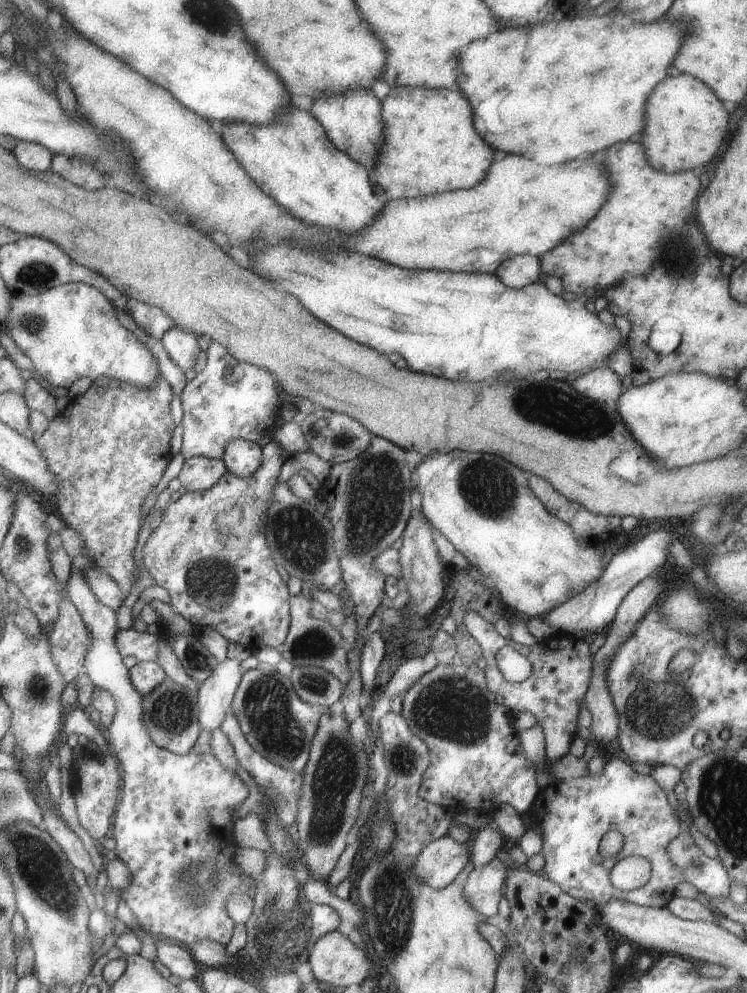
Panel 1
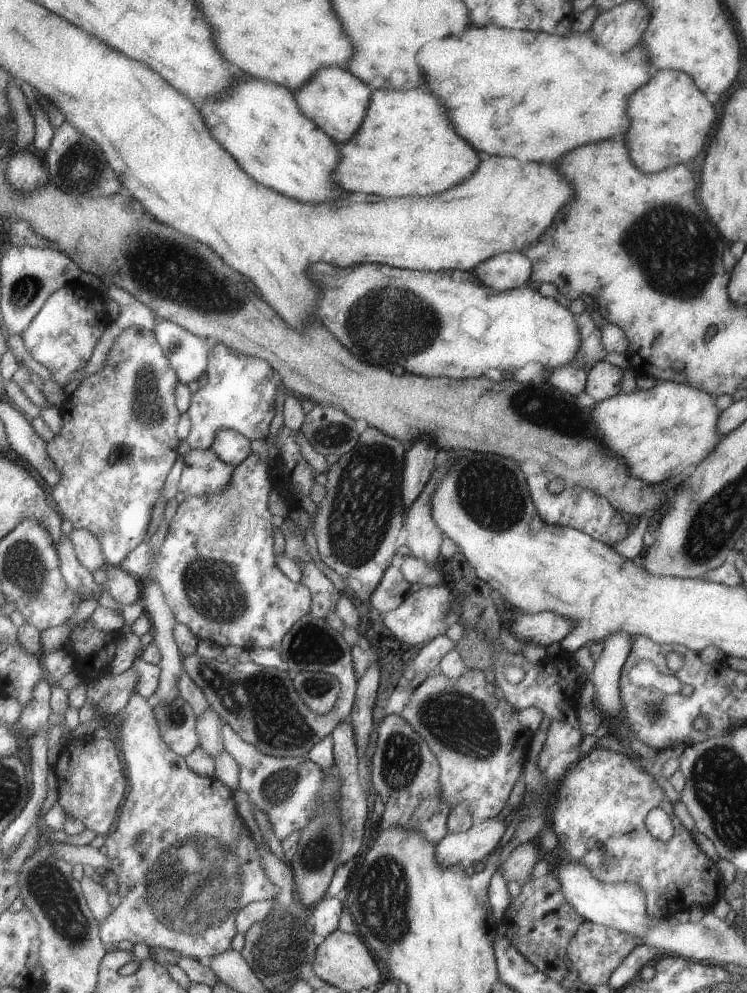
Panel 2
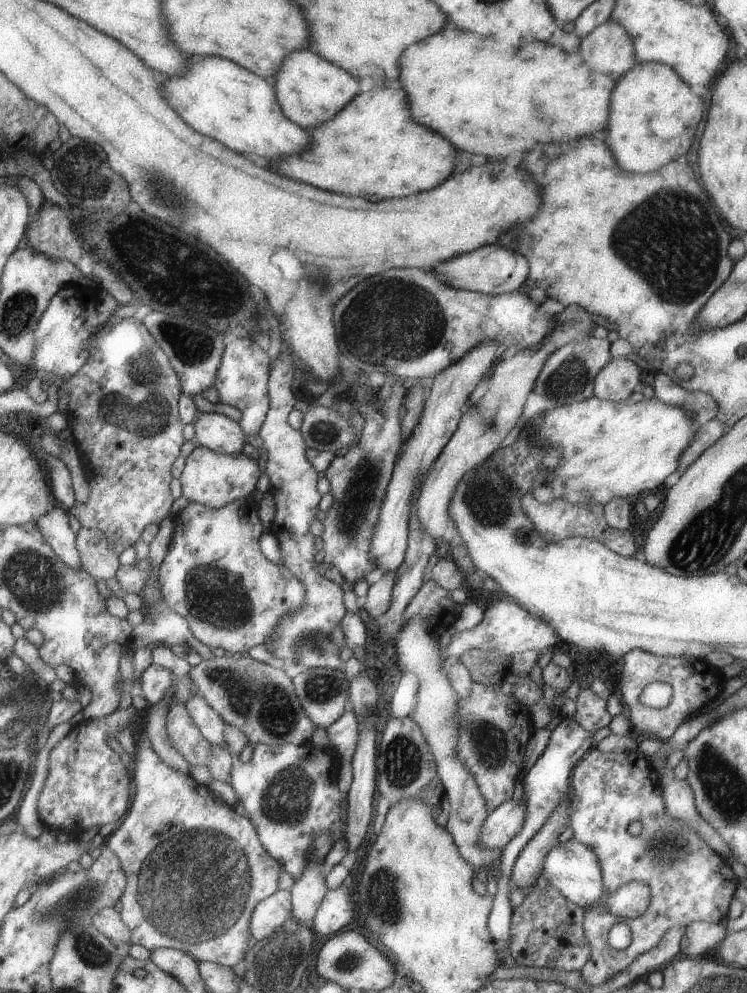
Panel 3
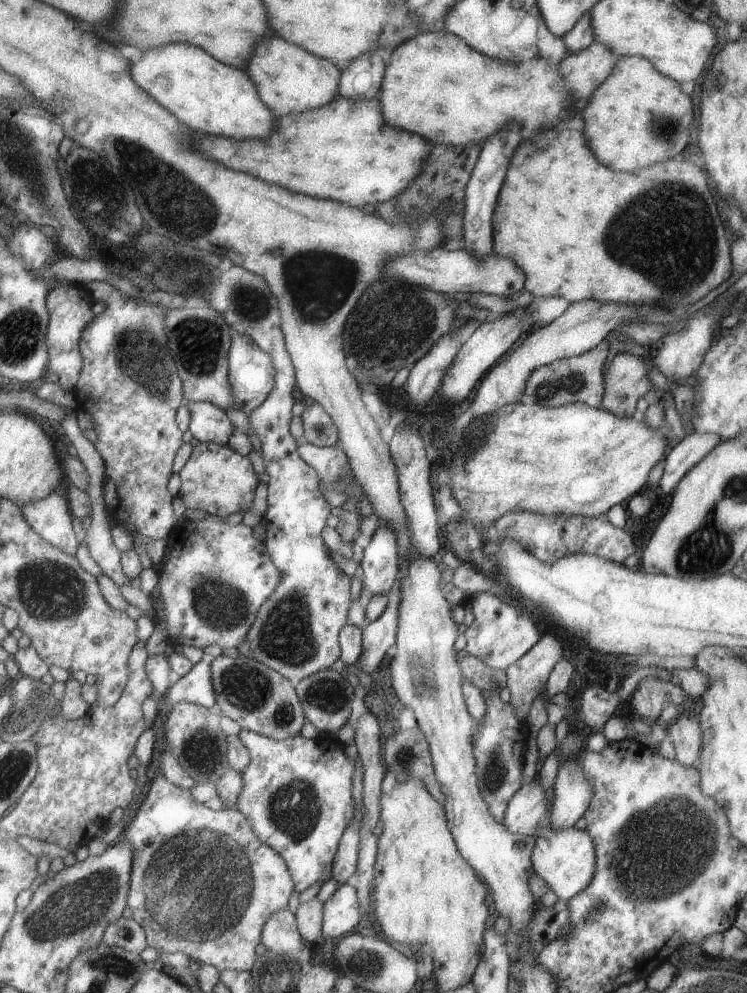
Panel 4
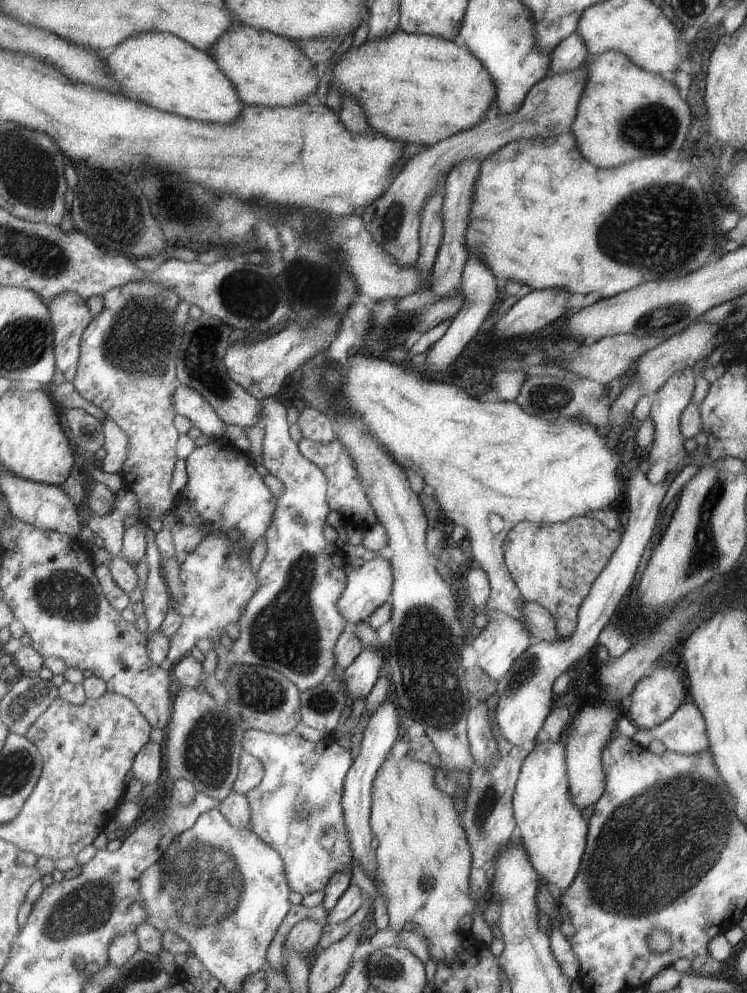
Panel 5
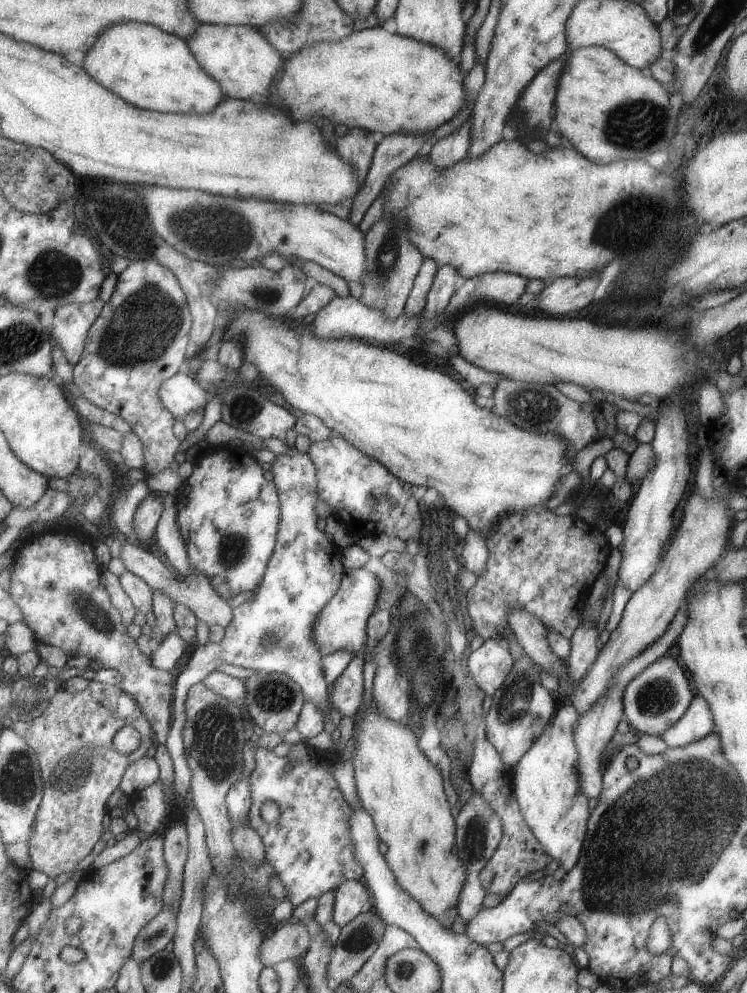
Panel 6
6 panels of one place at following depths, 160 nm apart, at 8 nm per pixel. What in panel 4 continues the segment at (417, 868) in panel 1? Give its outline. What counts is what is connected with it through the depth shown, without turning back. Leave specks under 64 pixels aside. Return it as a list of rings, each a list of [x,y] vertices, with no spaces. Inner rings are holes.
[[[538,771],[530,782],[521,785],[509,799],[501,823],[505,828],[523,836],[532,836],[536,842],[533,851],[534,874],[542,878],[555,896],[562,901],[568,901],[577,892],[588,886],[593,876],[595,864],[594,846],[591,837],[585,829],[556,829],[550,823],[549,803],[553,796],[545,794],[539,783]]]

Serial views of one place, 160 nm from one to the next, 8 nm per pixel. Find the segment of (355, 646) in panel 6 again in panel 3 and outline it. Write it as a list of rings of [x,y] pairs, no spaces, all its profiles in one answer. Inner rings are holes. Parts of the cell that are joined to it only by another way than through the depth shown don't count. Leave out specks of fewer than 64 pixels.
[[[487,339],[469,350],[459,362],[439,372],[435,378],[431,378],[431,390],[425,400],[425,408],[419,418],[419,424],[413,428],[408,439],[401,446],[401,452],[394,462],[394,469],[386,491],[381,501],[378,517],[370,538],[370,557],[376,568],[381,568],[385,573],[394,571],[402,561],[406,549],[408,537],[408,510],[412,492],[419,488],[427,466],[438,457],[445,443],[451,438],[453,430],[457,428],[459,416],[465,410],[465,400],[473,392],[475,384],[481,380],[481,376],[487,373],[491,362],[503,352],[503,348],[493,339]]]

